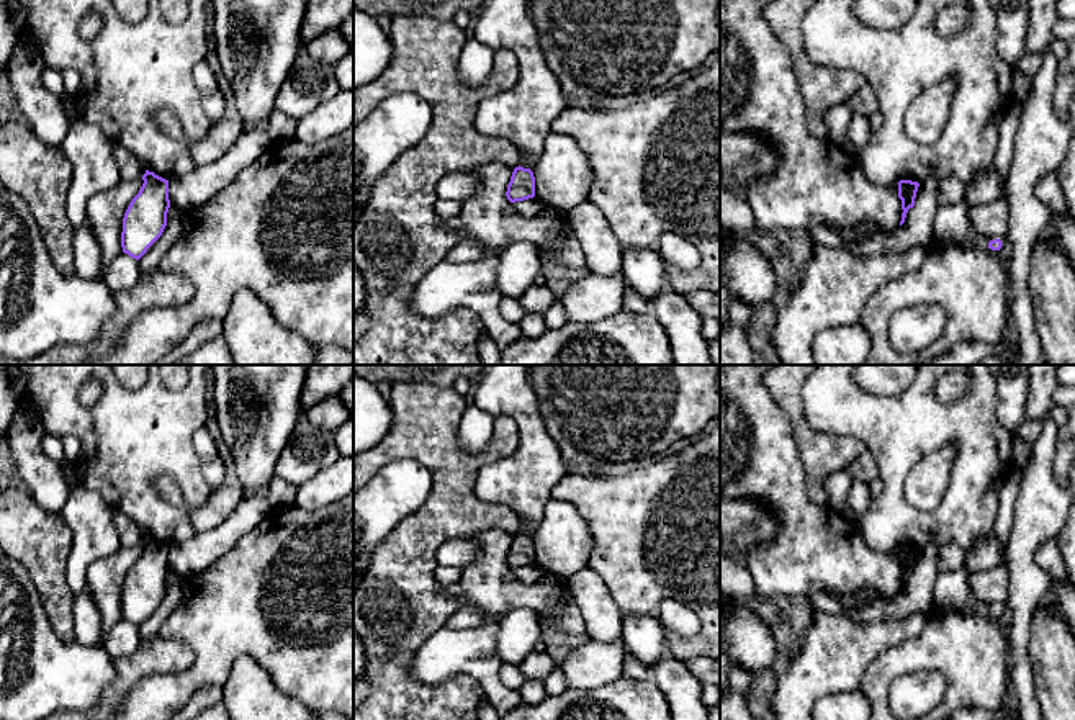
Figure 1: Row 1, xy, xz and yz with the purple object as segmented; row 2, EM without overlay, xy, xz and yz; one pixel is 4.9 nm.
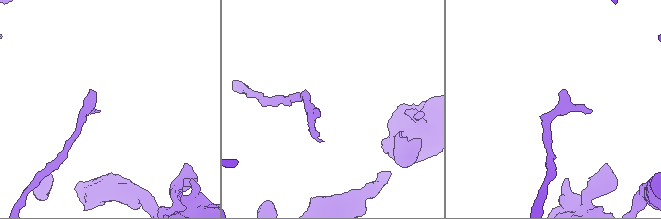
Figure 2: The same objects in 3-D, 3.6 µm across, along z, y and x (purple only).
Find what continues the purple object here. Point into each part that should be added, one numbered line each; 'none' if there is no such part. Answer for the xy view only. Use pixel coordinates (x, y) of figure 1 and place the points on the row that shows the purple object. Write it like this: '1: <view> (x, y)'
none

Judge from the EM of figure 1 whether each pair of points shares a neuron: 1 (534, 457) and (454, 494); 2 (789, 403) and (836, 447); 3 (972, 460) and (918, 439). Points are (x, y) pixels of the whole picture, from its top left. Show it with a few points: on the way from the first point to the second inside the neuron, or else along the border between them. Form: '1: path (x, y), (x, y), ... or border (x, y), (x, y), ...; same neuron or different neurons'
1: border (503, 458), (476, 476), (483, 503); different neurons
2: path (797, 418), (799, 424), (822, 447); same neuron
3: path (969, 444), (956, 431), (935, 431); same neuron

